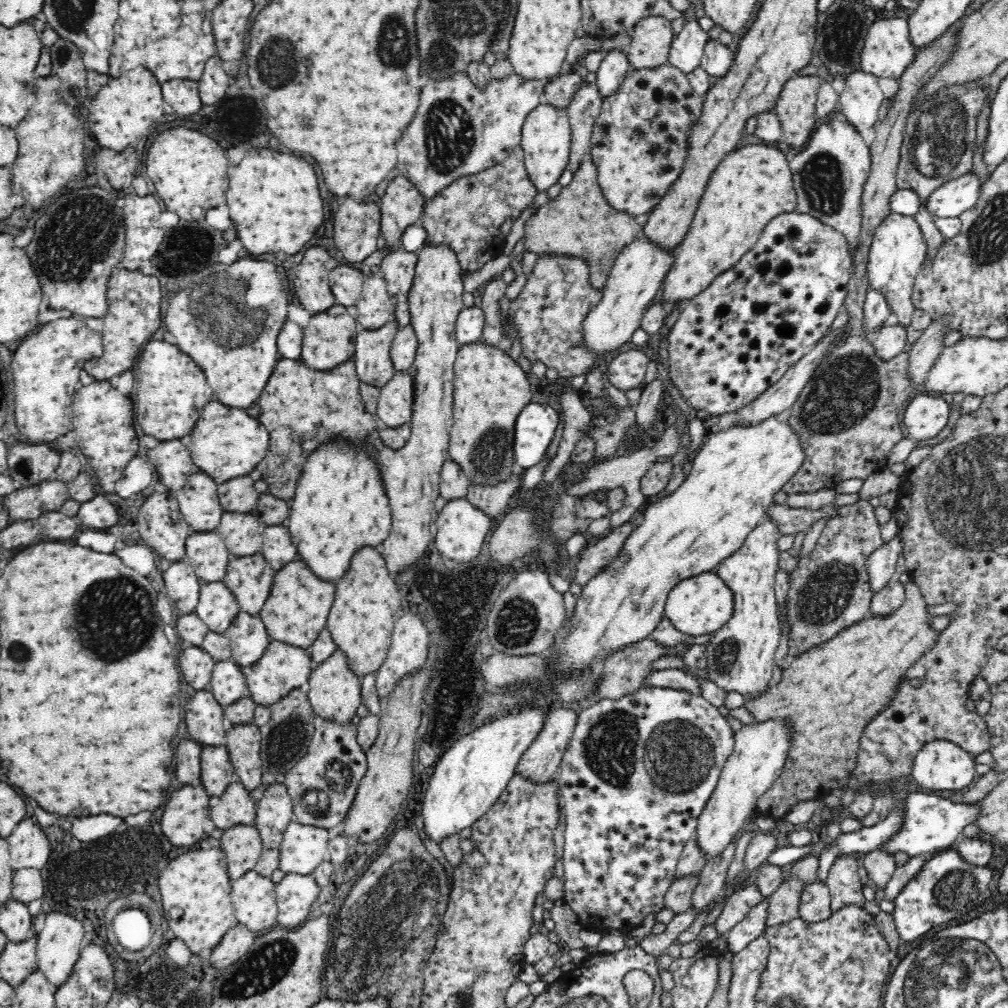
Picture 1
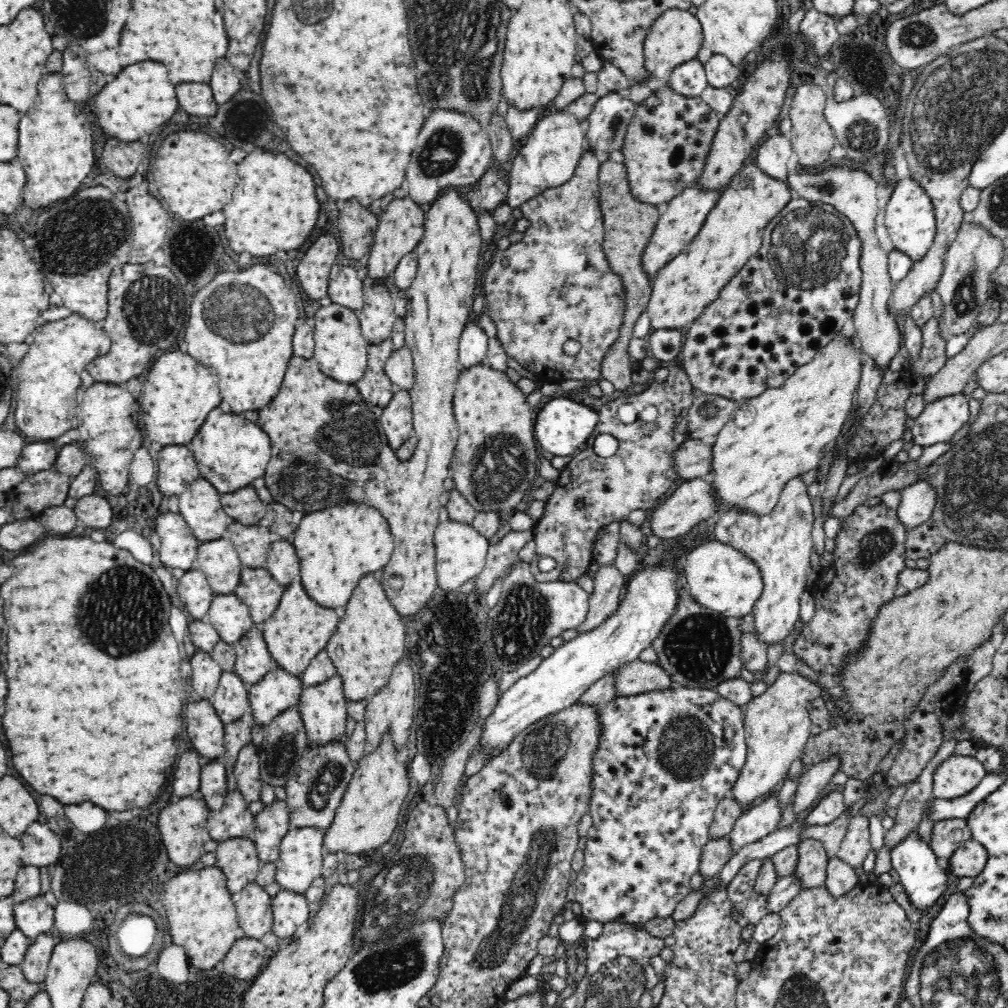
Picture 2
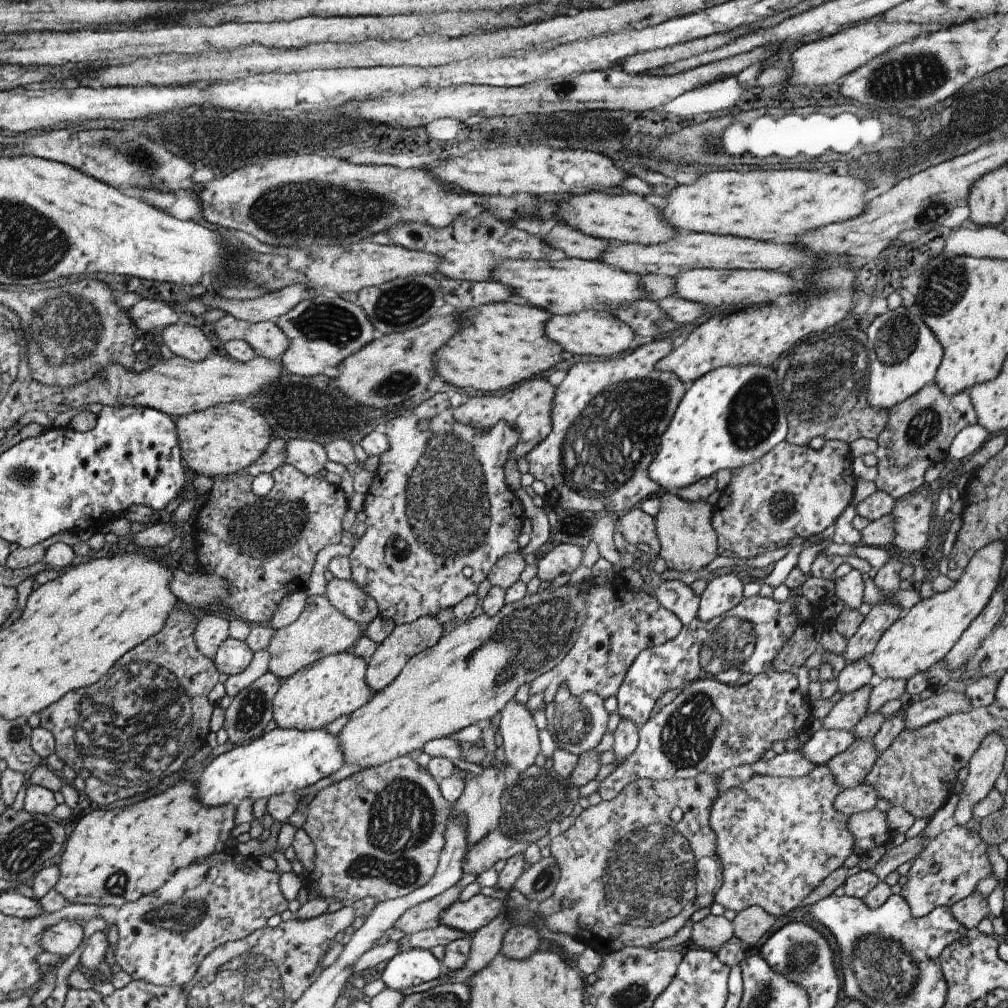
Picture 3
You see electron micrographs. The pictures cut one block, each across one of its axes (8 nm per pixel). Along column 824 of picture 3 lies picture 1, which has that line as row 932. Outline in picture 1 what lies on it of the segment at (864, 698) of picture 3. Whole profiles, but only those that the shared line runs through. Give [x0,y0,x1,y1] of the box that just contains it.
[713,882,764,934]

